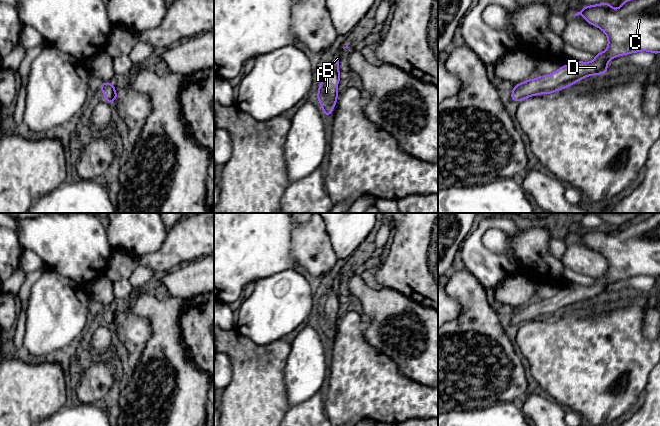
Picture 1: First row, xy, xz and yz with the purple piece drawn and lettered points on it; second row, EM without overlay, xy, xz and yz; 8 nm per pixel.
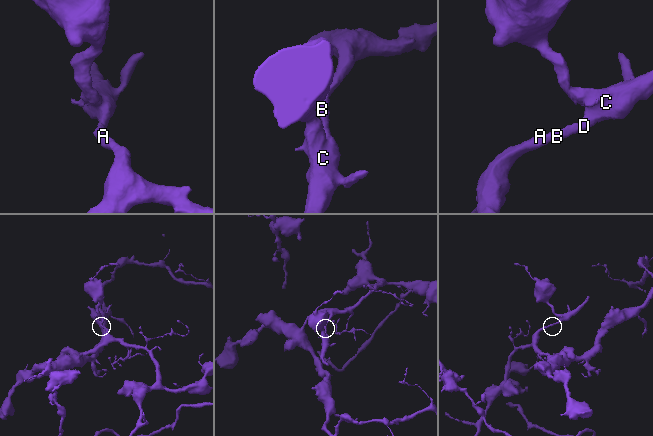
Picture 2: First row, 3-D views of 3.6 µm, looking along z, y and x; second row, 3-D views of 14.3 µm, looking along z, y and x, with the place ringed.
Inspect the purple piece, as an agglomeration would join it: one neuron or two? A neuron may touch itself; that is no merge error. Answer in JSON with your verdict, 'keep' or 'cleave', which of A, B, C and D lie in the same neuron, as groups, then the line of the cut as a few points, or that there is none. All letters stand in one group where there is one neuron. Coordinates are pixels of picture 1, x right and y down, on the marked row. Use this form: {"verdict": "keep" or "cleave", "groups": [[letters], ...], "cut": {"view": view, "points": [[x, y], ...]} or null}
{"verdict": "keep", "groups": [["A", "B", "C", "D"]], "cut": null}

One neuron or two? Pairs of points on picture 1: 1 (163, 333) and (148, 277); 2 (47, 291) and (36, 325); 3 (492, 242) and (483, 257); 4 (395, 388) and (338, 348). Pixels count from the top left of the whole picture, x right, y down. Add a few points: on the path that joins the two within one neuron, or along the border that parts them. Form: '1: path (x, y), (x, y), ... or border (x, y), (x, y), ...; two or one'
1: border (152, 287), (137, 291); two
2: path (47, 299), (47, 314), (44, 317); one
3: border (484, 232), (482, 243), (487, 248), (511, 254); two
4: path (381, 388), (378, 388), (352, 362); one

